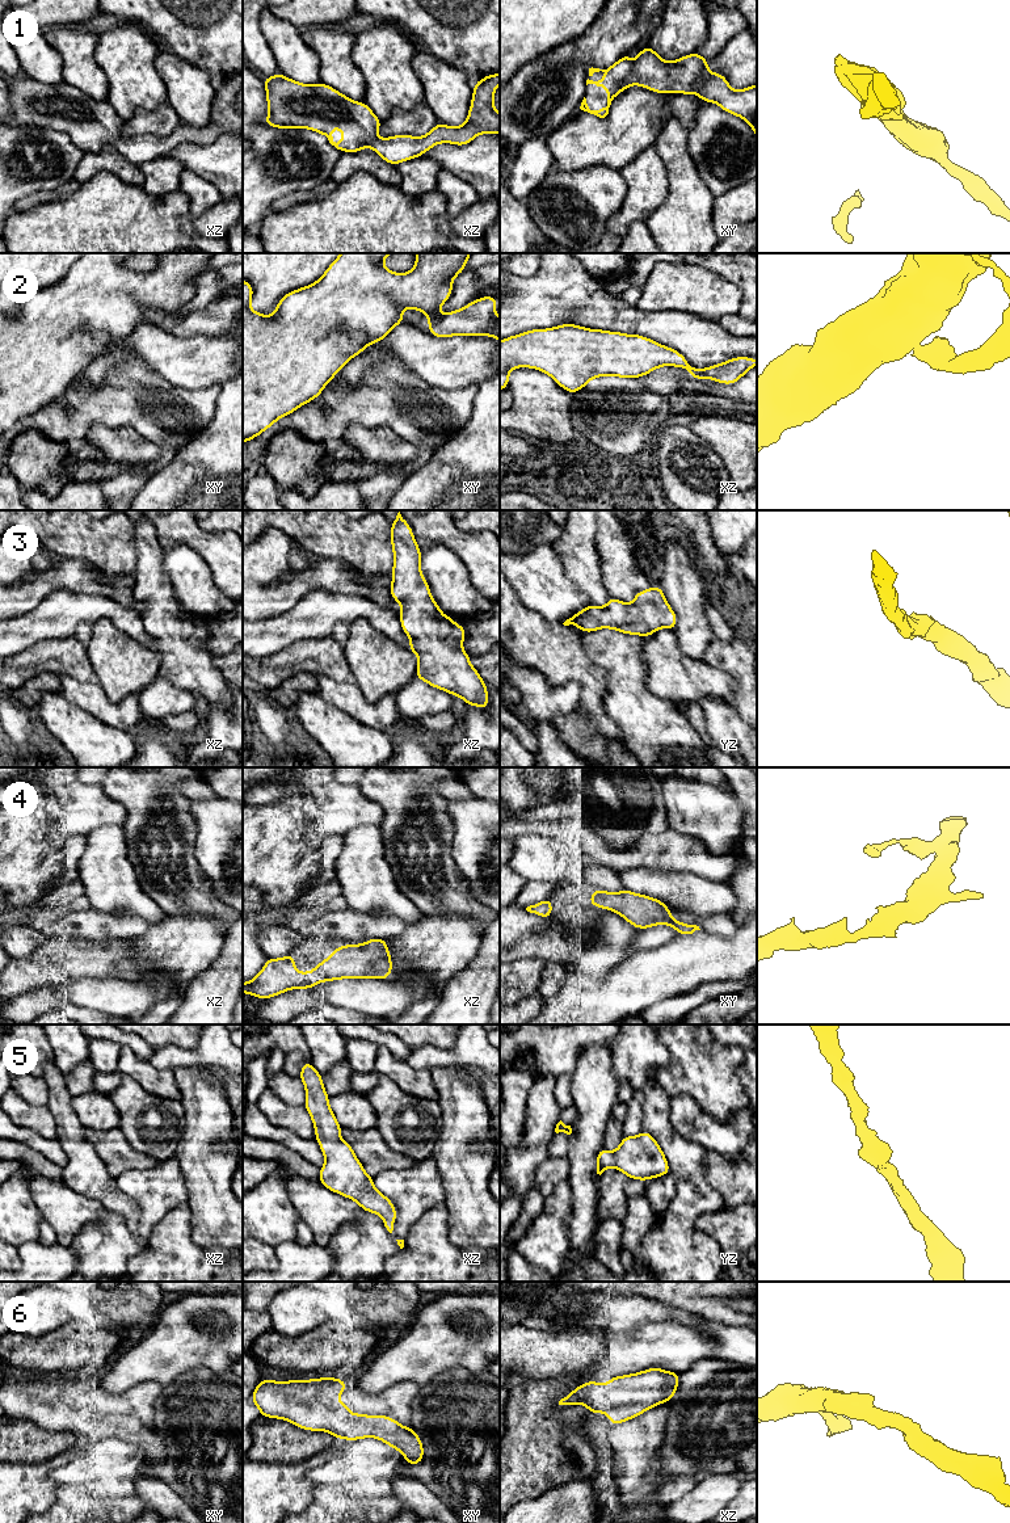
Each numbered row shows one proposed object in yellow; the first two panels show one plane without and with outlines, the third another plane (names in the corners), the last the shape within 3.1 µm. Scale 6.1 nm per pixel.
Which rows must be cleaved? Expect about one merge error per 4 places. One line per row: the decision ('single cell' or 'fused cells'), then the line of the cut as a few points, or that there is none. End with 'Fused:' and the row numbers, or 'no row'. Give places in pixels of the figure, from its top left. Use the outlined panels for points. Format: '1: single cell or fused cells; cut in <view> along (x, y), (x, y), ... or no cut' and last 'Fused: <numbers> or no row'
1: single cell; no cut
2: fused cells; cut in xy along (434, 310), (428, 315)
3: single cell; no cut
4: single cell; no cut
5: single cell; no cut
6: single cell; no cut
Fused: 2

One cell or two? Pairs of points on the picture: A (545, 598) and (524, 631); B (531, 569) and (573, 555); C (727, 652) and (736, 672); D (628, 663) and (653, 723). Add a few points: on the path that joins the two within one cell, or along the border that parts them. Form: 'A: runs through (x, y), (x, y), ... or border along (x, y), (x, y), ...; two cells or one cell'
A: border along (514, 590), (526, 606), (550, 622), (562, 625); two cells
B: border along (551, 545), (560, 559), (564, 573), (577, 585); two cells
C: runs through (732, 657), (736, 661), (736, 667); one cell
D: runs through (628, 677), (628, 698), (639, 709); one cell

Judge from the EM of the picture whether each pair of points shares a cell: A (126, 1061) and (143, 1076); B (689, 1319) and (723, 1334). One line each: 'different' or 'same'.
A: same
B: same

